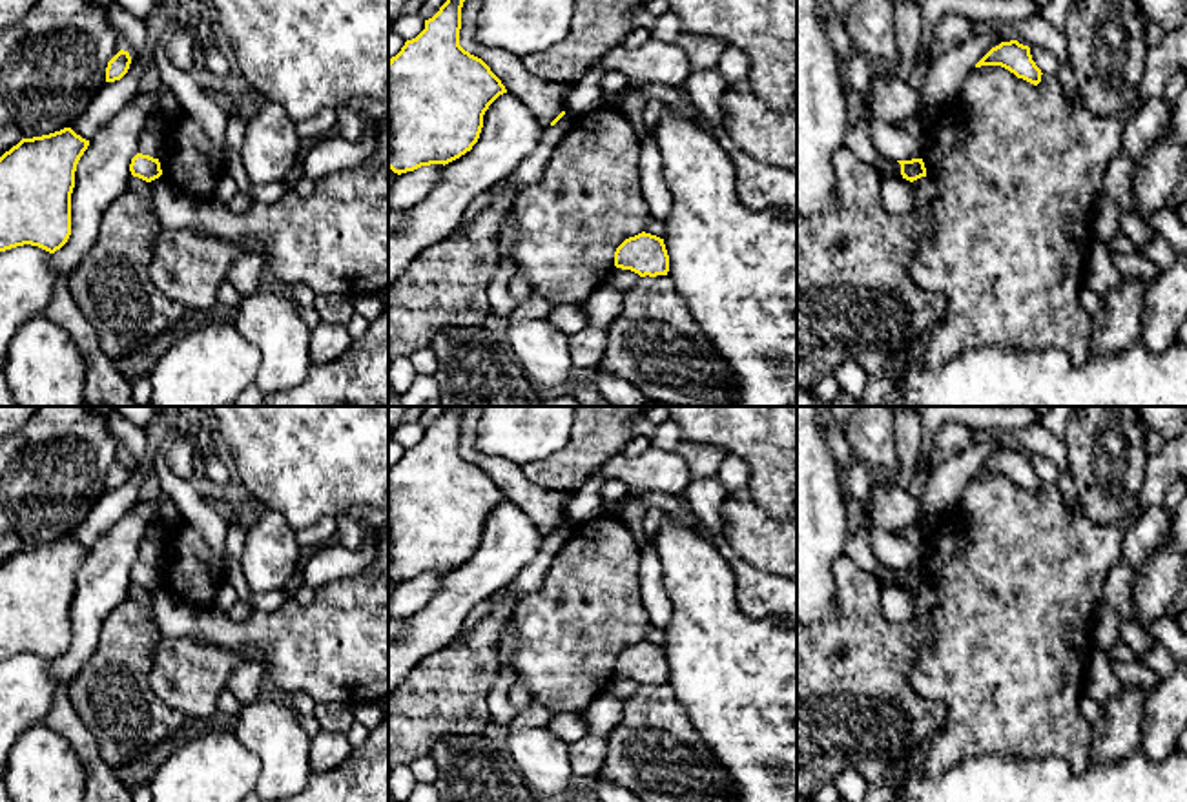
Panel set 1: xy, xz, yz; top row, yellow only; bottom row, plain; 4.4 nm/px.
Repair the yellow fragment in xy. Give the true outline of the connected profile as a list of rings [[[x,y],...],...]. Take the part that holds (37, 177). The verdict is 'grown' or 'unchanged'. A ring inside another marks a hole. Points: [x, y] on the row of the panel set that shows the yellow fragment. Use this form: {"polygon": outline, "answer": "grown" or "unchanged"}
{"polygon": [[[64,128],[22,139],[0,157],[0,252],[31,244],[55,253],[67,242],[75,171],[88,146]]], "answer": "unchanged"}

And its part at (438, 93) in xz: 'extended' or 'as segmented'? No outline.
as segmented

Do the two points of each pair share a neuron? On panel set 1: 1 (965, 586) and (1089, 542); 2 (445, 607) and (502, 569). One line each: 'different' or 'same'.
1: same
2: same

